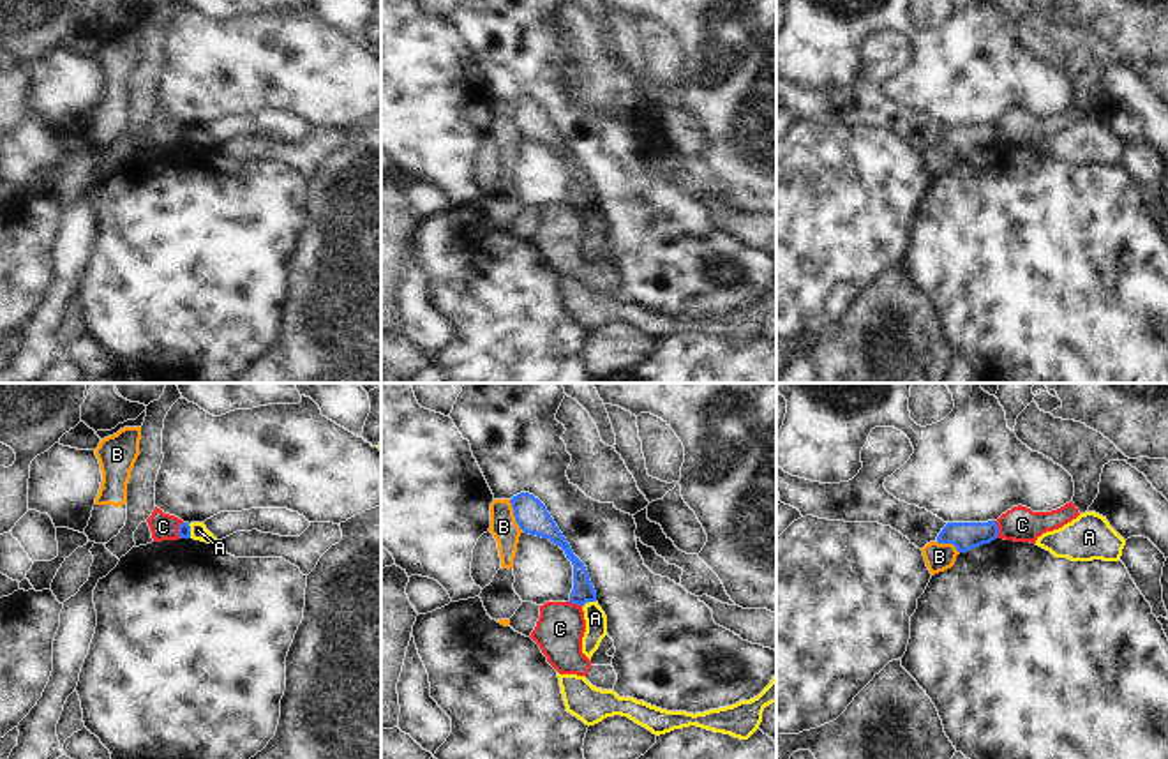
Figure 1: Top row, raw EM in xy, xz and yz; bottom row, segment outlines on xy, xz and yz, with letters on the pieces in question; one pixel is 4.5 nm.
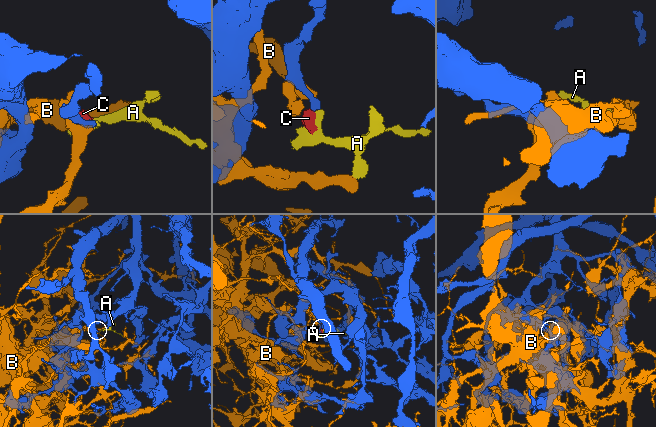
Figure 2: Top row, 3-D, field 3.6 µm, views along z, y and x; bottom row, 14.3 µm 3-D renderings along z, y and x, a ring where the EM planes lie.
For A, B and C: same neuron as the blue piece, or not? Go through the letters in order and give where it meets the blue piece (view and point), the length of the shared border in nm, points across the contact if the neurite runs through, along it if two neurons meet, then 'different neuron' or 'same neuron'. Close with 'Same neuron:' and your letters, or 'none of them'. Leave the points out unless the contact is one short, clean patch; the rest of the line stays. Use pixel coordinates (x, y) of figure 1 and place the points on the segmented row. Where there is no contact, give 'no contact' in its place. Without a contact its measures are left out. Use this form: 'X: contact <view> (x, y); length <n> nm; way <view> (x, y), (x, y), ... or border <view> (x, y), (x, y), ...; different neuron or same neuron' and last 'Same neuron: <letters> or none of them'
A: contact xz (591, 601); length 30 nm; border xz (590, 601), (593, 602); different neuron
B: contact xz (514, 514); length 160 nm; different neuron
C: contact yz (997, 530); length 80 nm; border yz (994, 521), (997, 537); different neuron
Same neuron: none of them

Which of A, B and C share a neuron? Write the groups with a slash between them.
A / B / C

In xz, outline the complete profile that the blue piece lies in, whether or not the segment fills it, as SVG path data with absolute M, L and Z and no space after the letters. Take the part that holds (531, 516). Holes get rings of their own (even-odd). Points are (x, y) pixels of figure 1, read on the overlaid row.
M520 492L510 500L515 521L524 533L549 538L559 545L573 565L573 590L570 602L584 605L596 600L596 591L589 581L584 563L573 554L570 544L556 526L545 505L529 492Z

